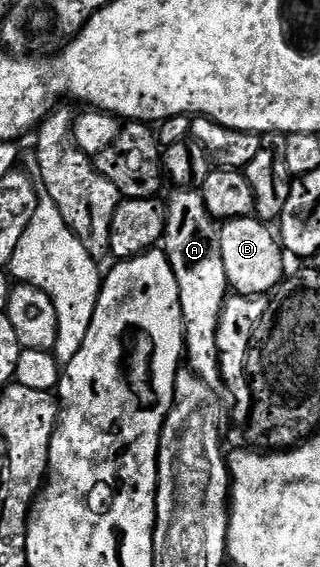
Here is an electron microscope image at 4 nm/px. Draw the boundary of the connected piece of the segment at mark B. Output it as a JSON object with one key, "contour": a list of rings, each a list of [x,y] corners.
{"contour":[[[256,217],[227,219],[220,224],[221,240],[219,249],[223,253],[223,269],[227,269],[230,288],[239,295],[268,296],[280,288],[286,278],[285,259],[281,240],[268,222]]]}

